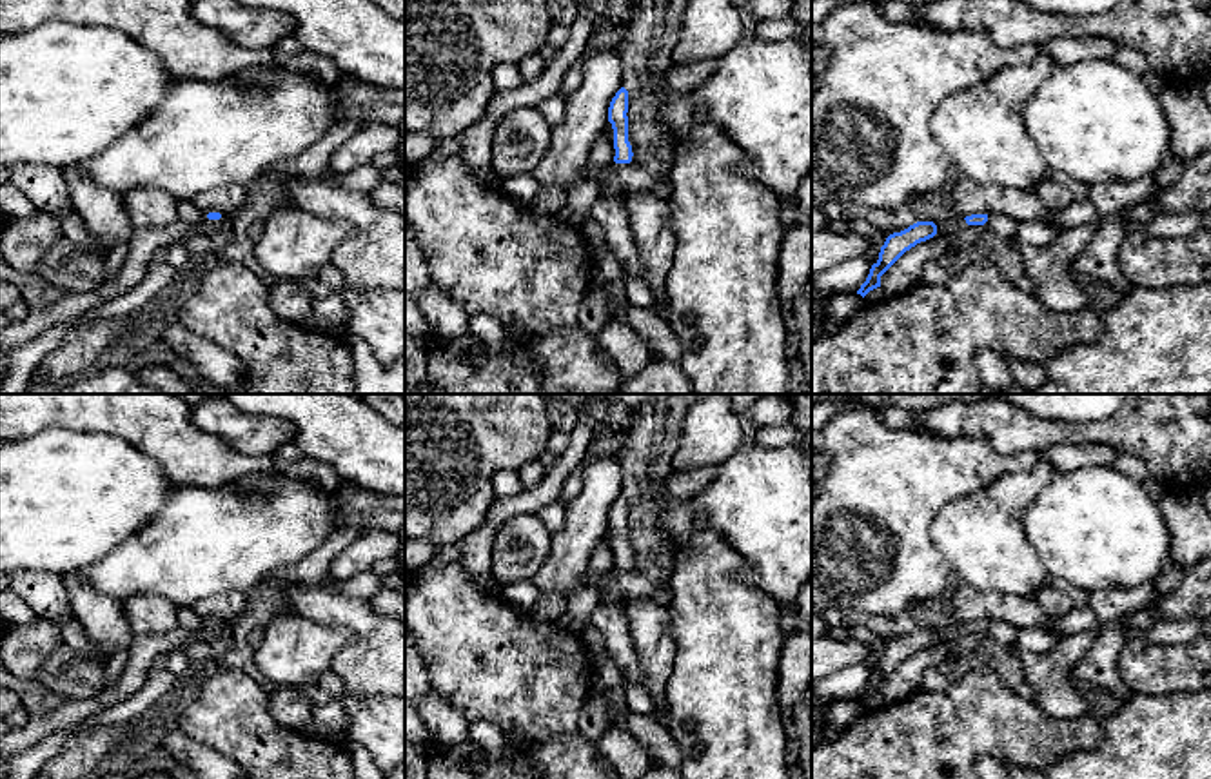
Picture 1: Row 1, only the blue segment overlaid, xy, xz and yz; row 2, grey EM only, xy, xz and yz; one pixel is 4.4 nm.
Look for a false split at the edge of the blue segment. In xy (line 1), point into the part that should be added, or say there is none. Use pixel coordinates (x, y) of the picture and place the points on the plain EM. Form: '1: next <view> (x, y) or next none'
1: next none

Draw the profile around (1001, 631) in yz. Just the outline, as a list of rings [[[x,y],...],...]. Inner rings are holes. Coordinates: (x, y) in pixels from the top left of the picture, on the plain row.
[[[1002,619],[988,621],[988,634],[1002,645],[1015,645],[1017,628]]]

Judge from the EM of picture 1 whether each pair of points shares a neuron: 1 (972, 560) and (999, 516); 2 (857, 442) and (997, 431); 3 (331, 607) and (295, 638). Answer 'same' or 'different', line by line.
1: same
2: different
3: different

